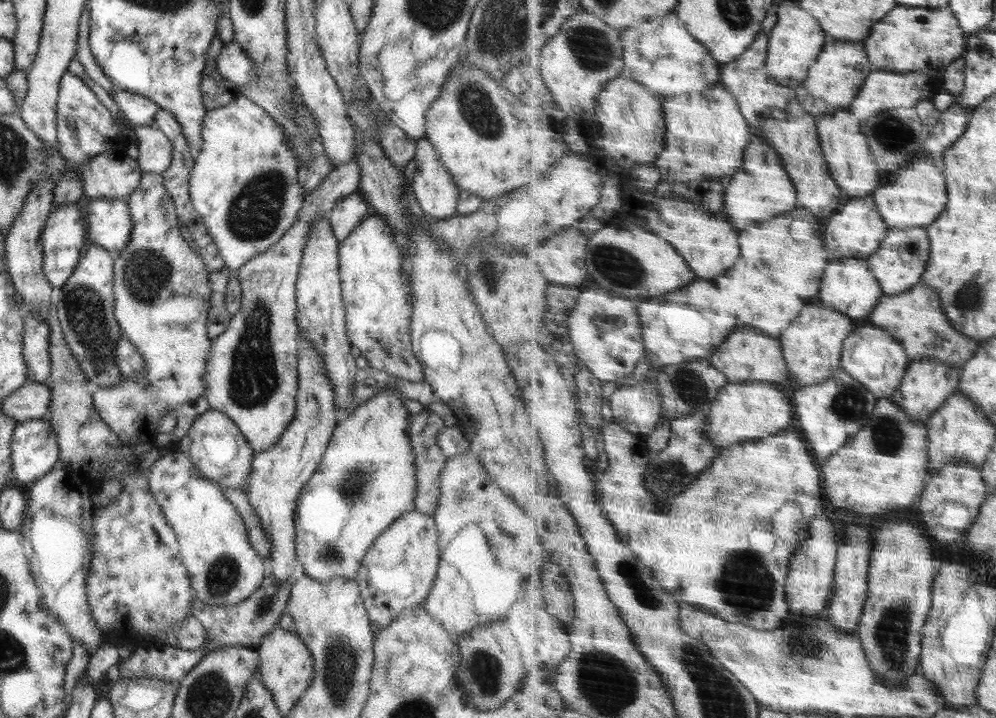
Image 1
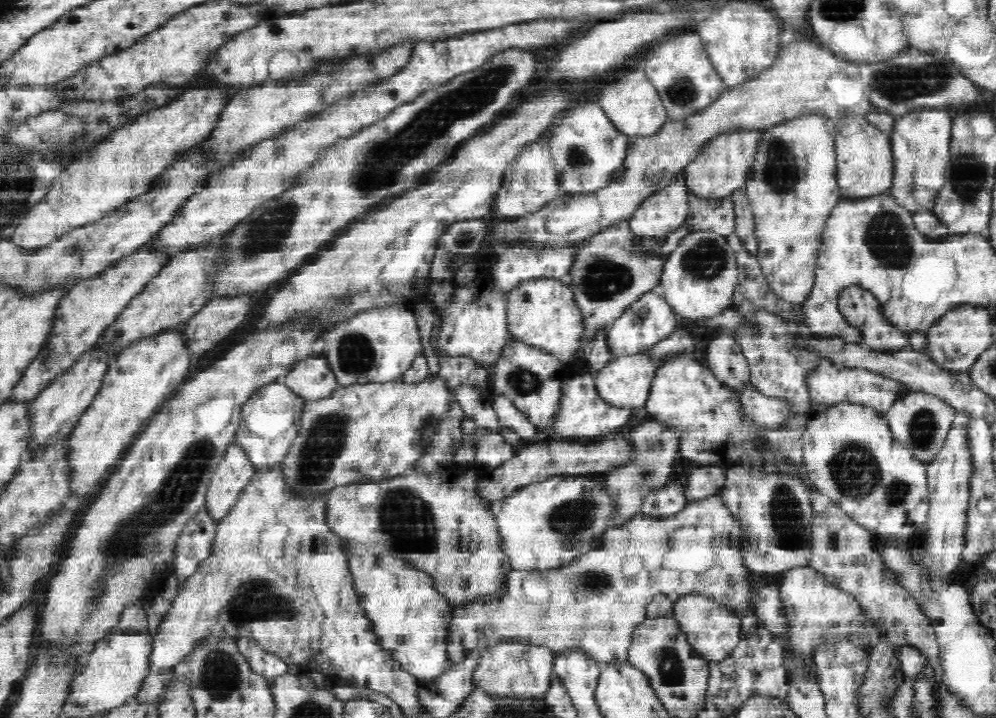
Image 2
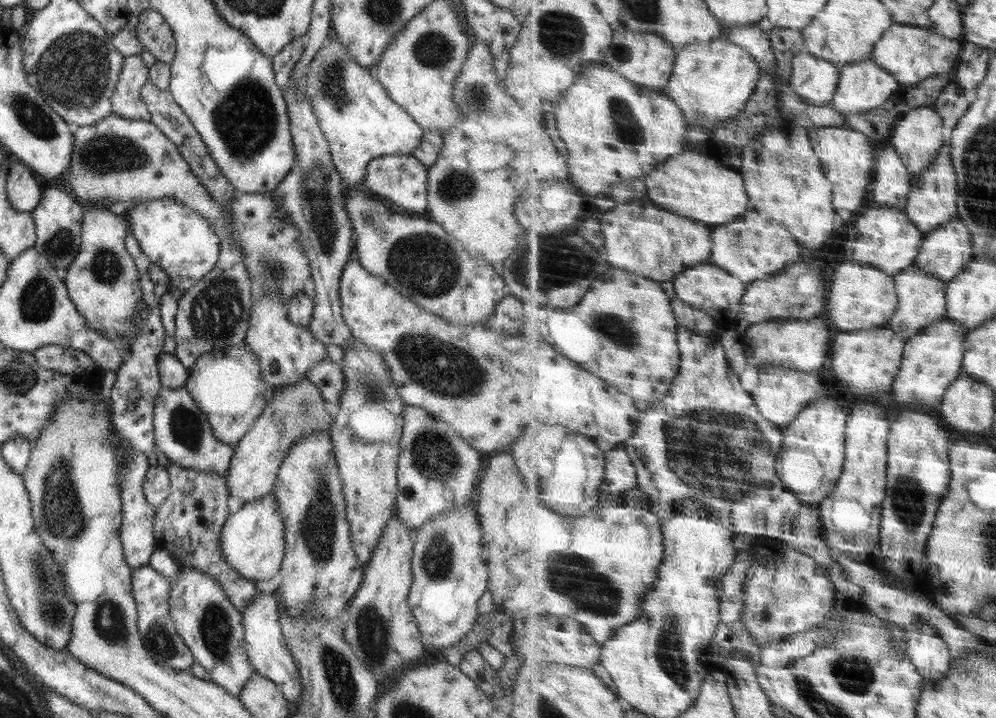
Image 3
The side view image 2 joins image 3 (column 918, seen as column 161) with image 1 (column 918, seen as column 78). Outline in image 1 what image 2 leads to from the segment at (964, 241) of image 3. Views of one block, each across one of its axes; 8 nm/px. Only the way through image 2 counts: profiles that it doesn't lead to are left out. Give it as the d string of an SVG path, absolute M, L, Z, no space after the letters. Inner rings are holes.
M919 281L919 284L916 284L907 293L895 296L884 295L867 321L884 328L898 341L901 341L908 352L910 364L921 357L931 357L962 371L965 363L972 359L976 355L977 349L980 348L977 340L973 340L973 338L961 334L957 328L953 328L949 317L945 316L937 289L923 281Z

